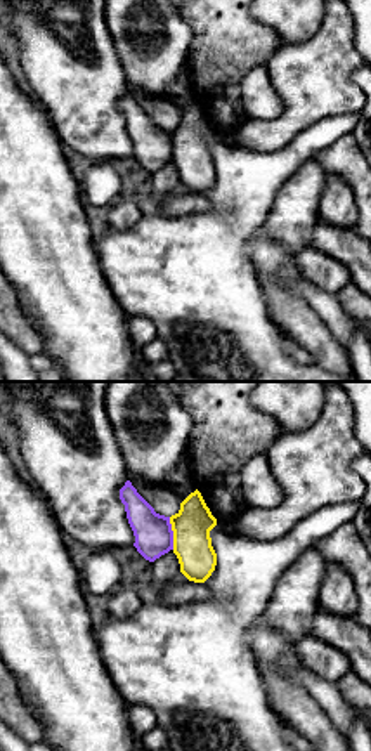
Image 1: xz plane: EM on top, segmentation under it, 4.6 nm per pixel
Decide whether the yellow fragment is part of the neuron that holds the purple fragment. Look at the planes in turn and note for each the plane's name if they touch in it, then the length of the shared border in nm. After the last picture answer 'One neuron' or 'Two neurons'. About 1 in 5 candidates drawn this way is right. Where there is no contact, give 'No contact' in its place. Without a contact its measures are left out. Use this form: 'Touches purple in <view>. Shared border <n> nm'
Touches purple in xz. Shared border 150 nm

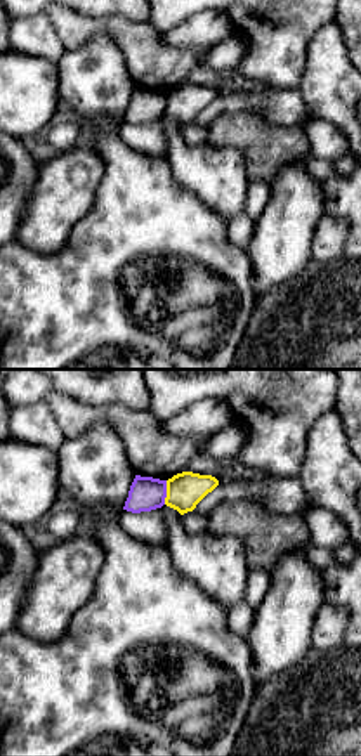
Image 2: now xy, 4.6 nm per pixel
Touches purple in xy. Shared border 110 nm

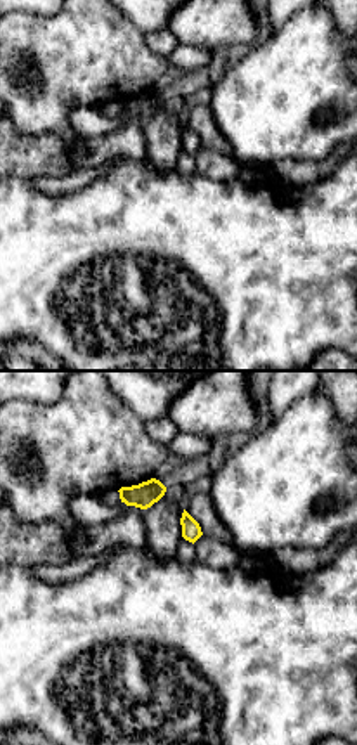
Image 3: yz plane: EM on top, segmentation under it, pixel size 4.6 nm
No contact

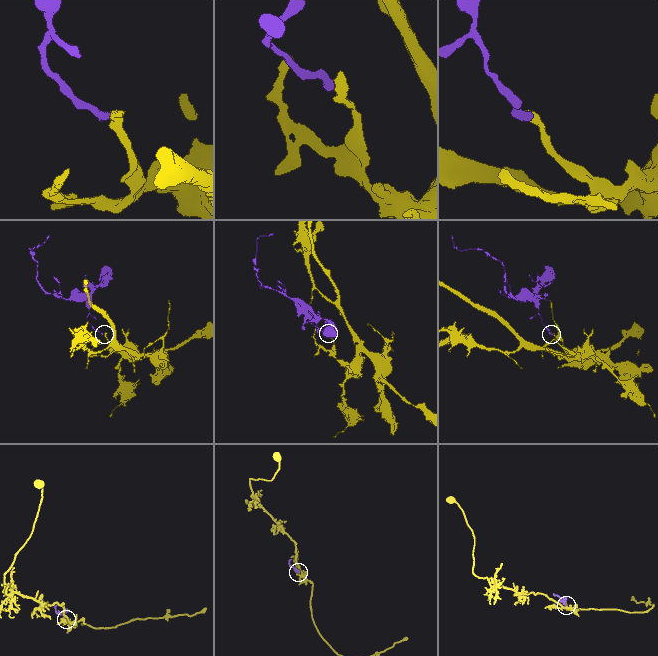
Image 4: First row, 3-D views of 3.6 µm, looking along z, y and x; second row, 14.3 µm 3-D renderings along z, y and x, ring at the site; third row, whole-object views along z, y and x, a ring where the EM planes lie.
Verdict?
Two neurons

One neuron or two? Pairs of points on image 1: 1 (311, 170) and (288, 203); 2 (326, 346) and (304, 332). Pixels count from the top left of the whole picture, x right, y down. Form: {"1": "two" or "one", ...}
{"1": "one", "2": "one"}

